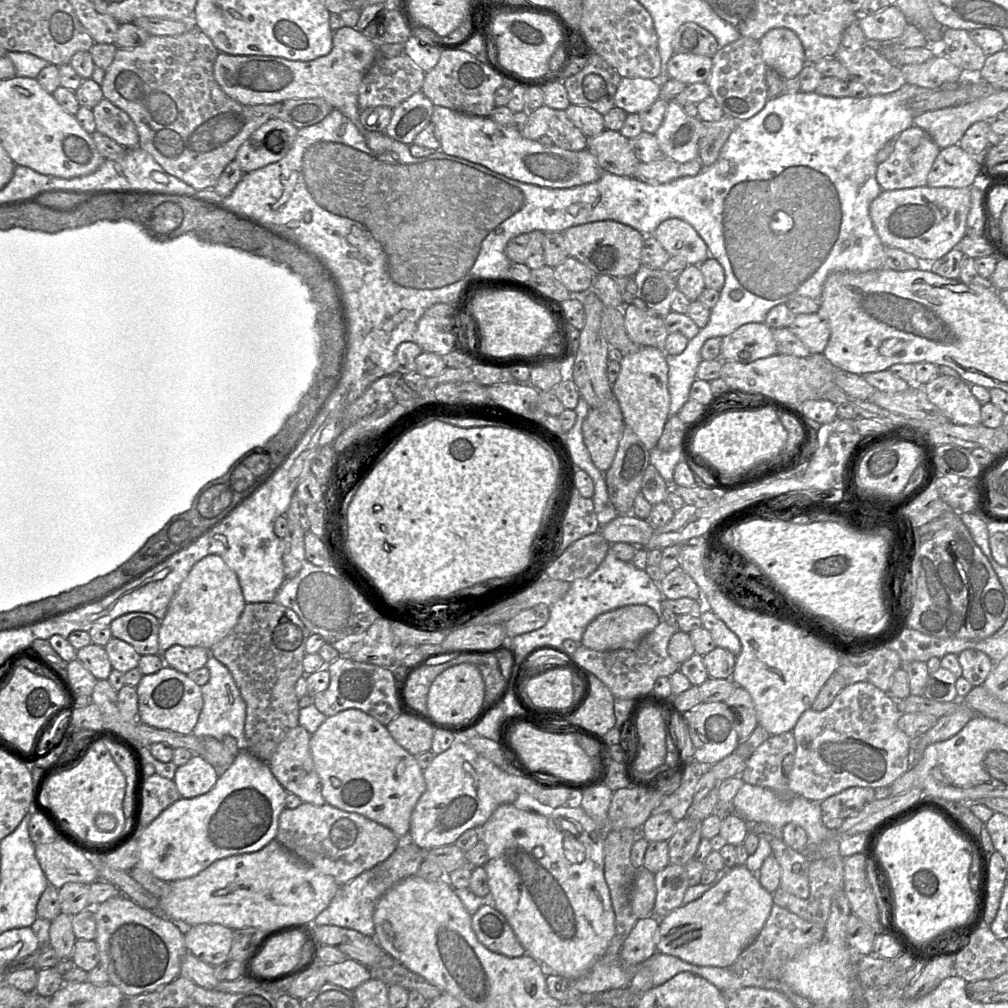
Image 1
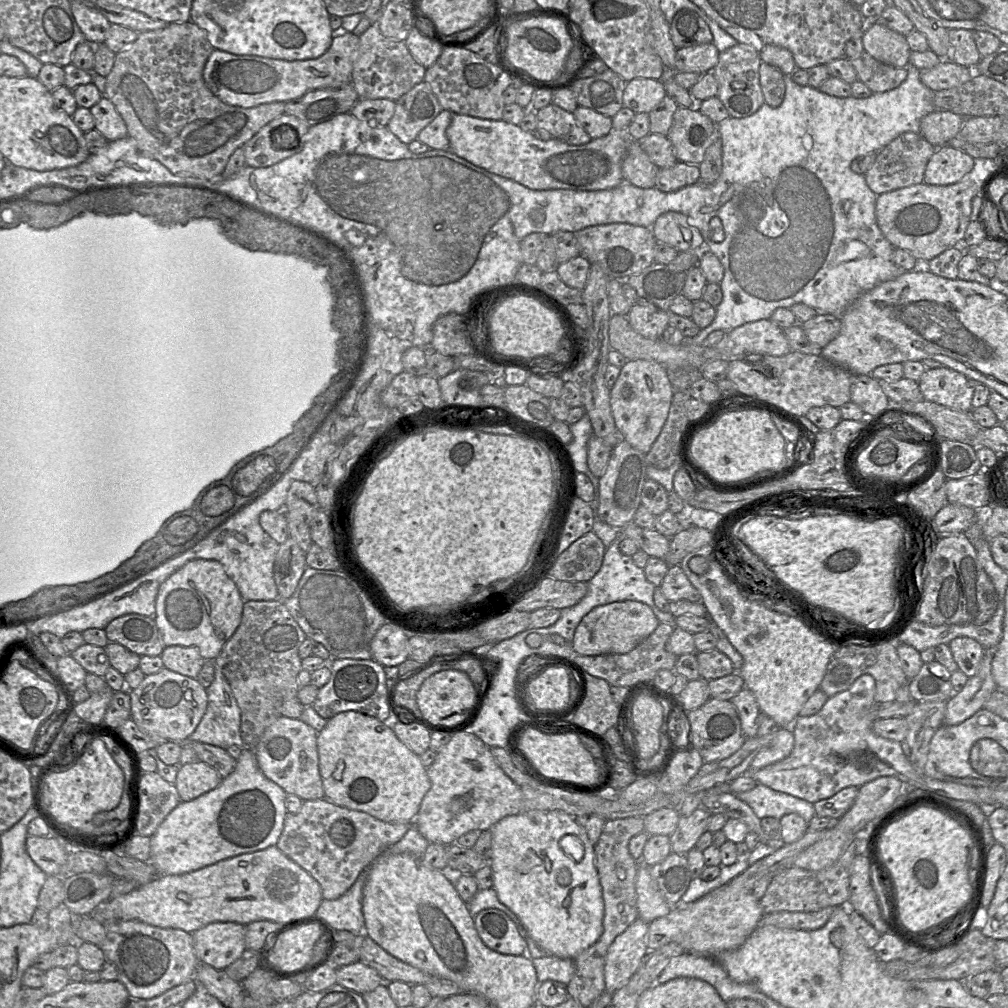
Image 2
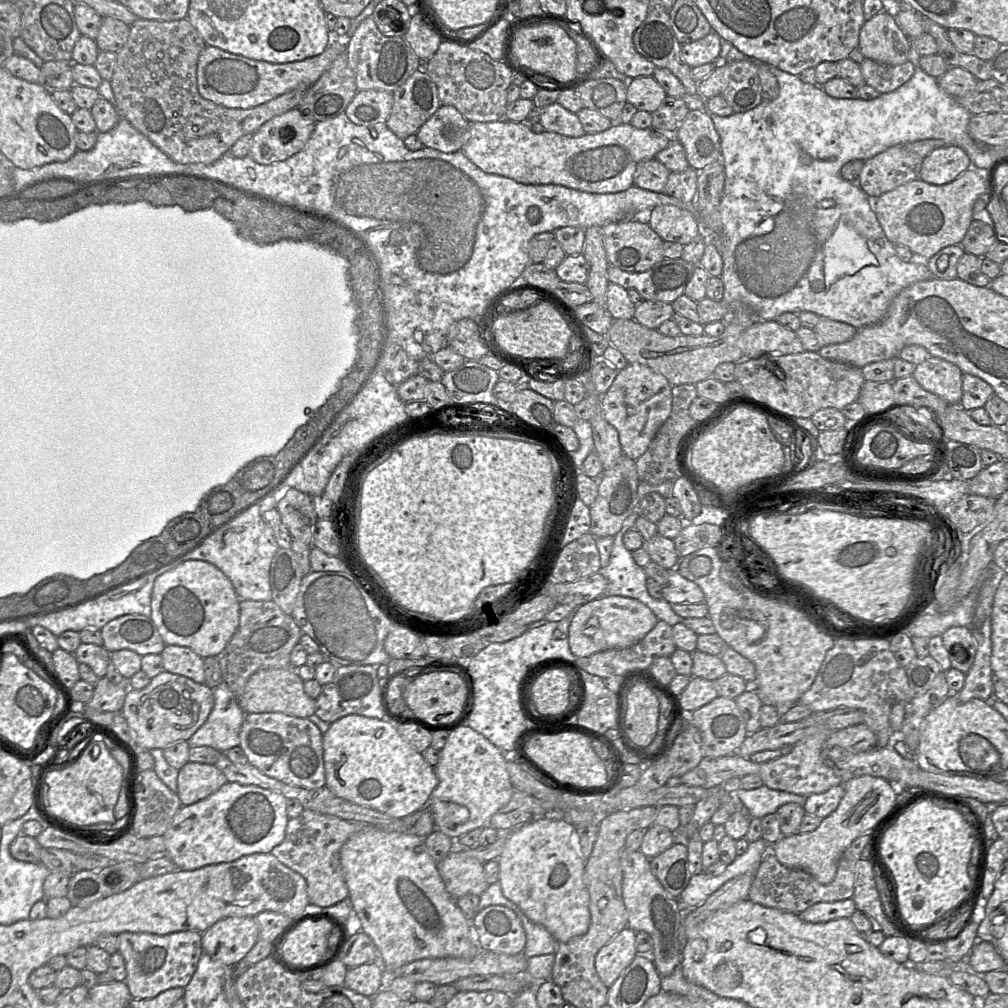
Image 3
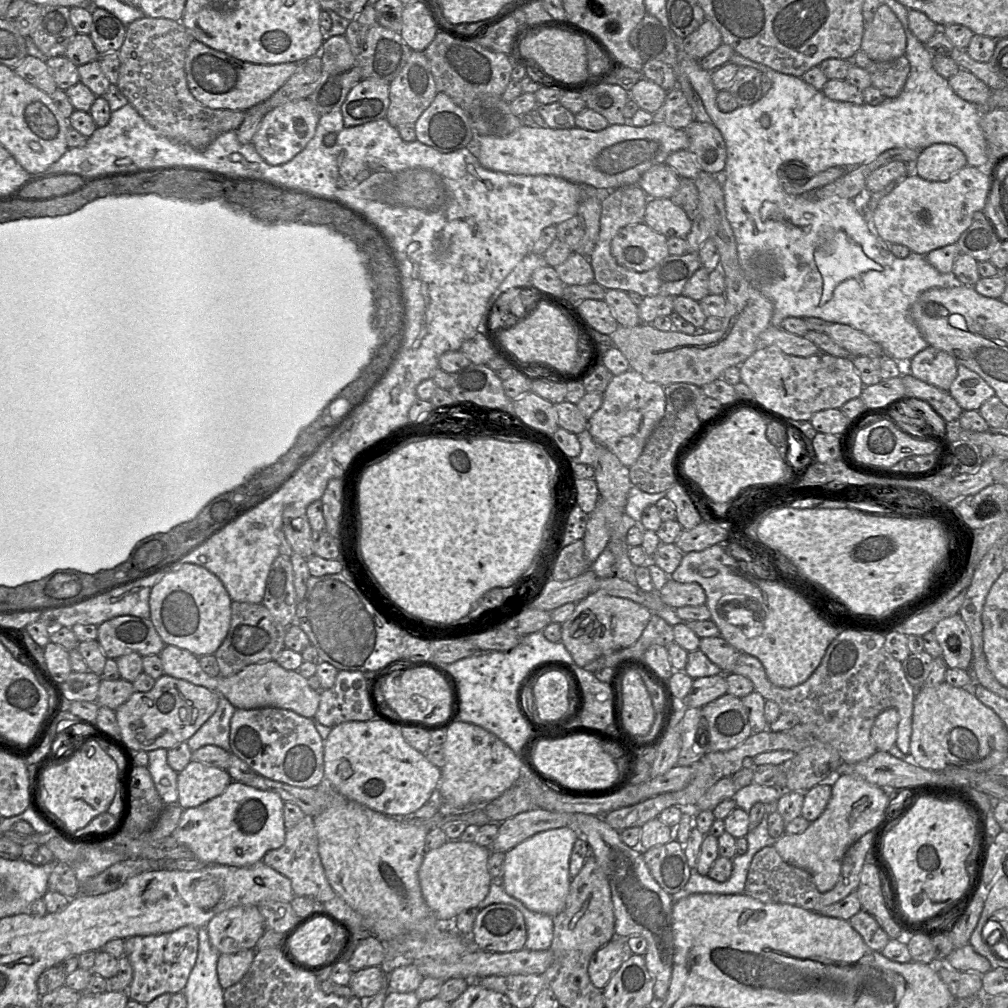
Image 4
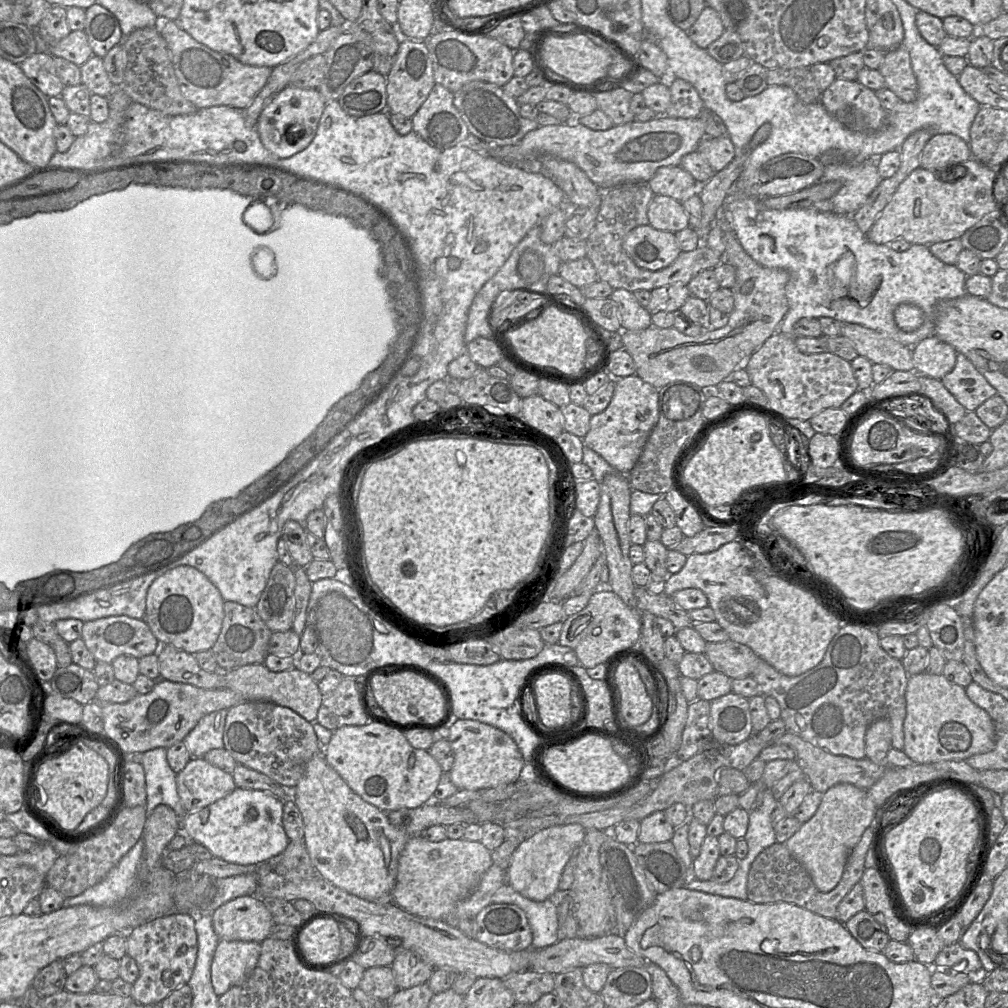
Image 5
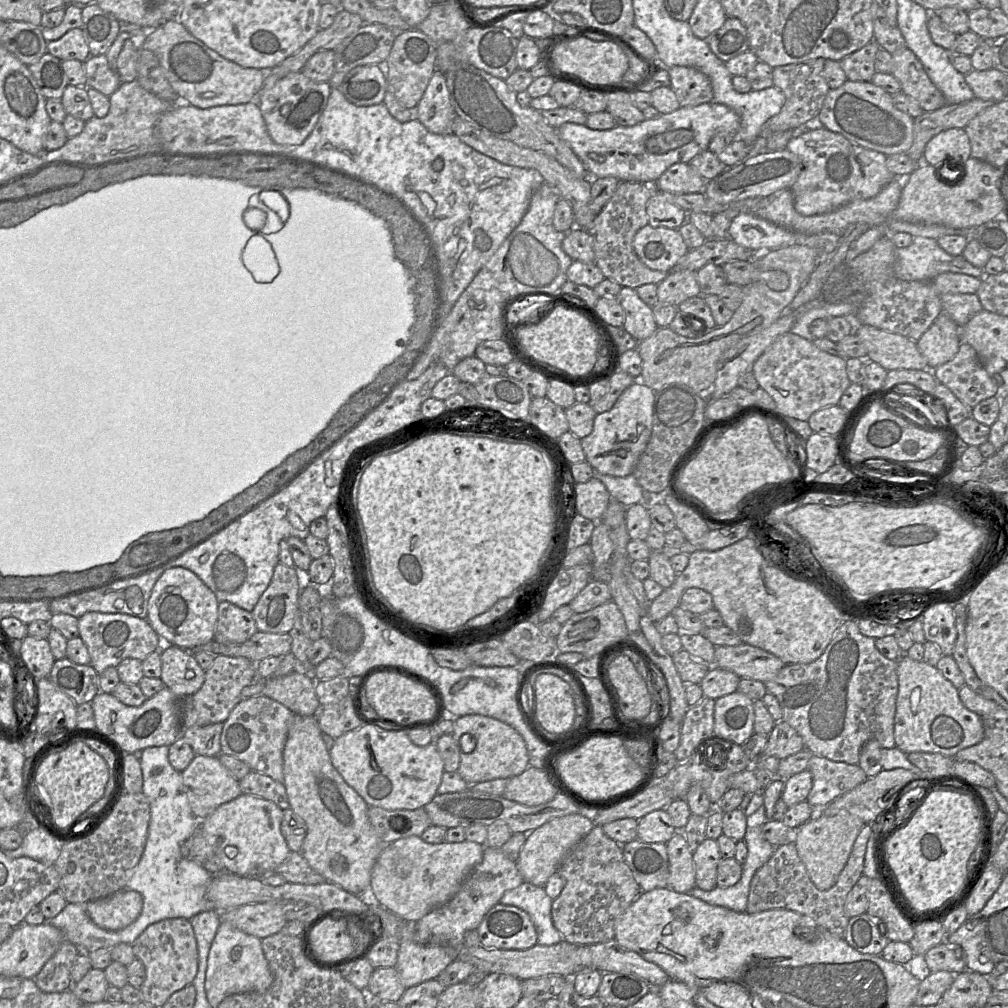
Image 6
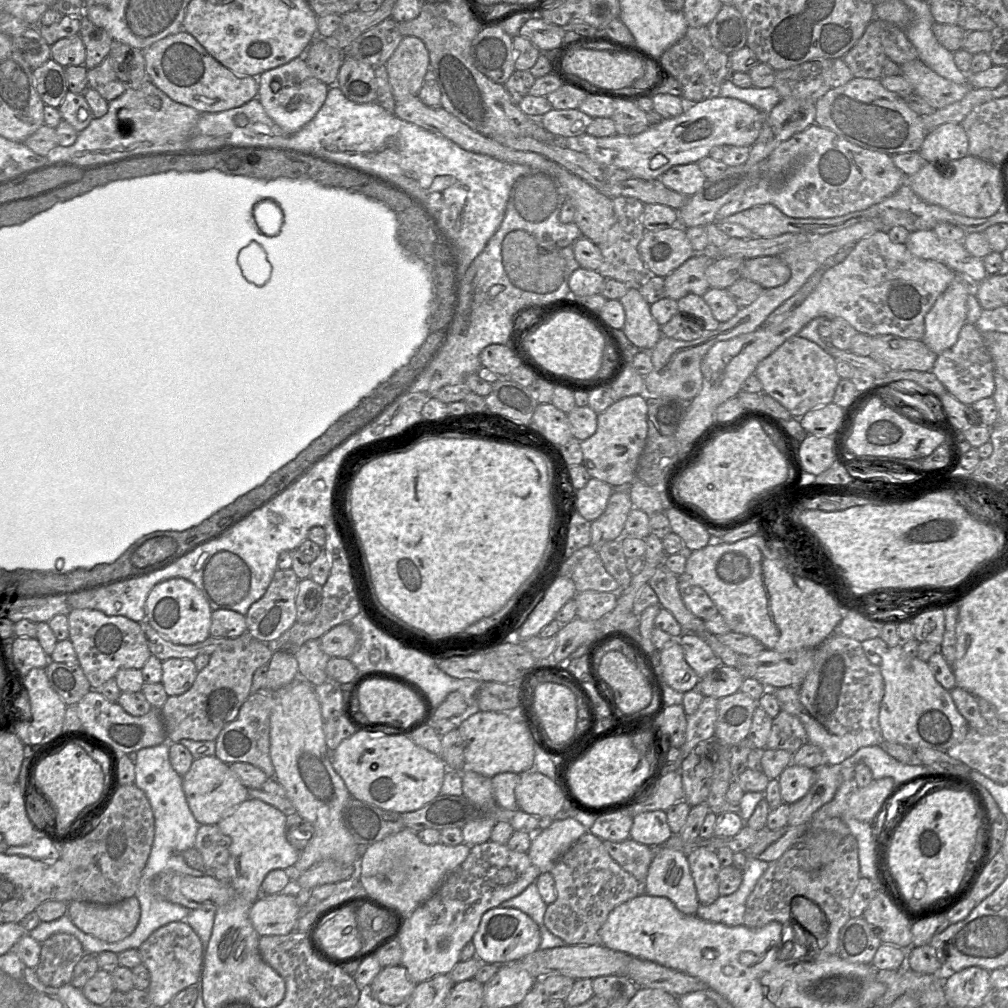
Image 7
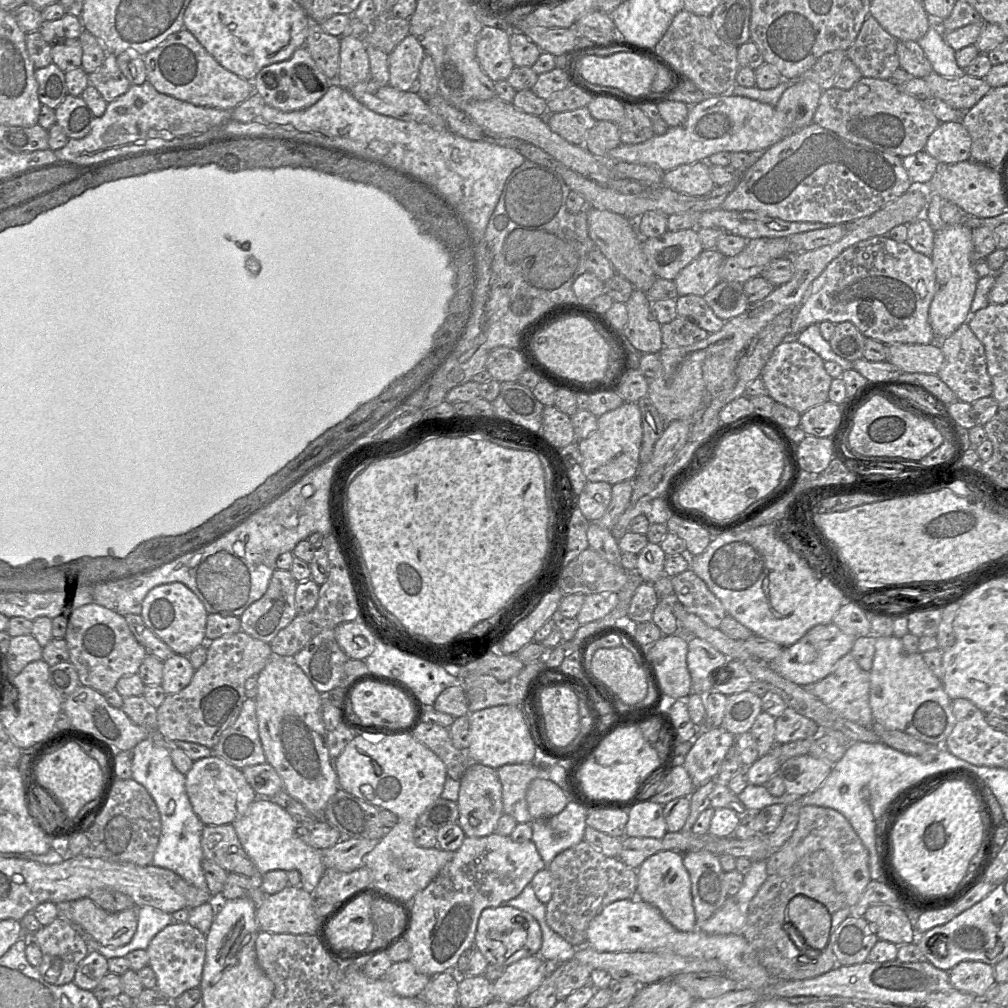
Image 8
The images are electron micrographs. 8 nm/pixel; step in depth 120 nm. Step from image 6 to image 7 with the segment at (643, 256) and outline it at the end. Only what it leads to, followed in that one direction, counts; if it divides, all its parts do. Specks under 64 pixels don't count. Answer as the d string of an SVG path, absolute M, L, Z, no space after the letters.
M680 224L659 231L645 230L638 251L649 275L661 277L668 276L695 254Z

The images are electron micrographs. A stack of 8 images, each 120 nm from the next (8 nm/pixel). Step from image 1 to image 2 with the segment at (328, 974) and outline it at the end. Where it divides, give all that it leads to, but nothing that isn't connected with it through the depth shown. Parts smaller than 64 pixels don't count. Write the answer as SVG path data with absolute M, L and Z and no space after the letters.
M361 961L337 967L336 975L336 984L361 995L374 990L378 985L384 982L383 978L375 969Z

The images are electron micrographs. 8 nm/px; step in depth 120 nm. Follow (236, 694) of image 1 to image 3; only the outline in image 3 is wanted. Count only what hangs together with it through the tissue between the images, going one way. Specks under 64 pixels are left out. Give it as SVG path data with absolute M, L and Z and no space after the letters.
M222 681L213 688L214 706L206 721L188 739L190 748L209 746L220 752L239 746L240 729L246 713Z

